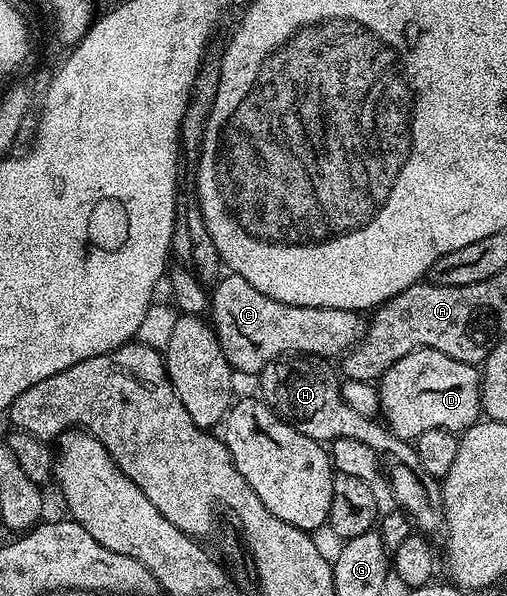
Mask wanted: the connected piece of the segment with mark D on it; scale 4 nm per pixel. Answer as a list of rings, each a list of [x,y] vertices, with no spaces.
[[[422,349],[394,361],[378,380],[380,415],[388,430],[399,439],[414,441],[426,429],[446,429],[463,433],[482,415],[480,381],[482,375],[473,364],[454,361],[446,353]]]

